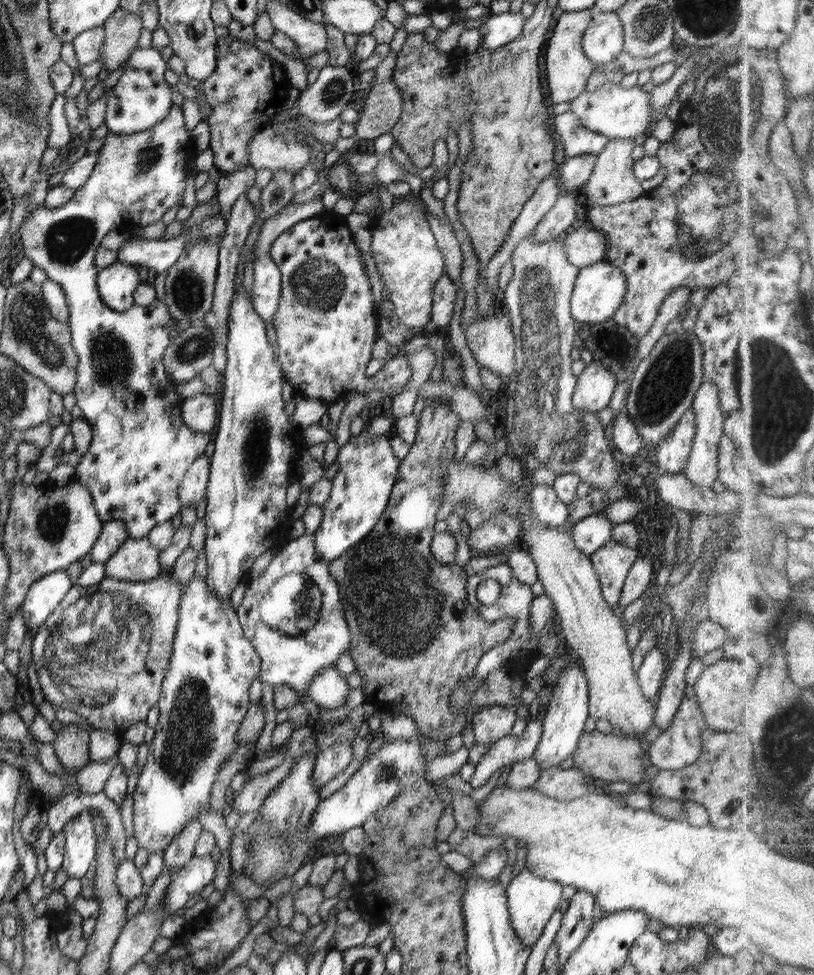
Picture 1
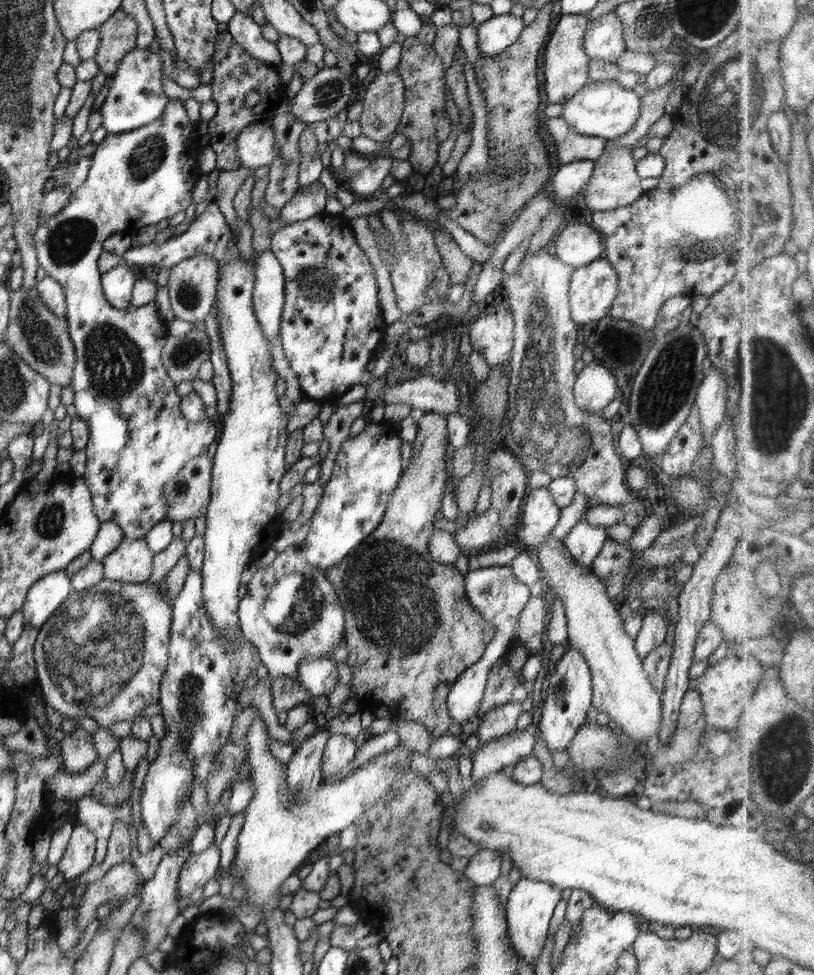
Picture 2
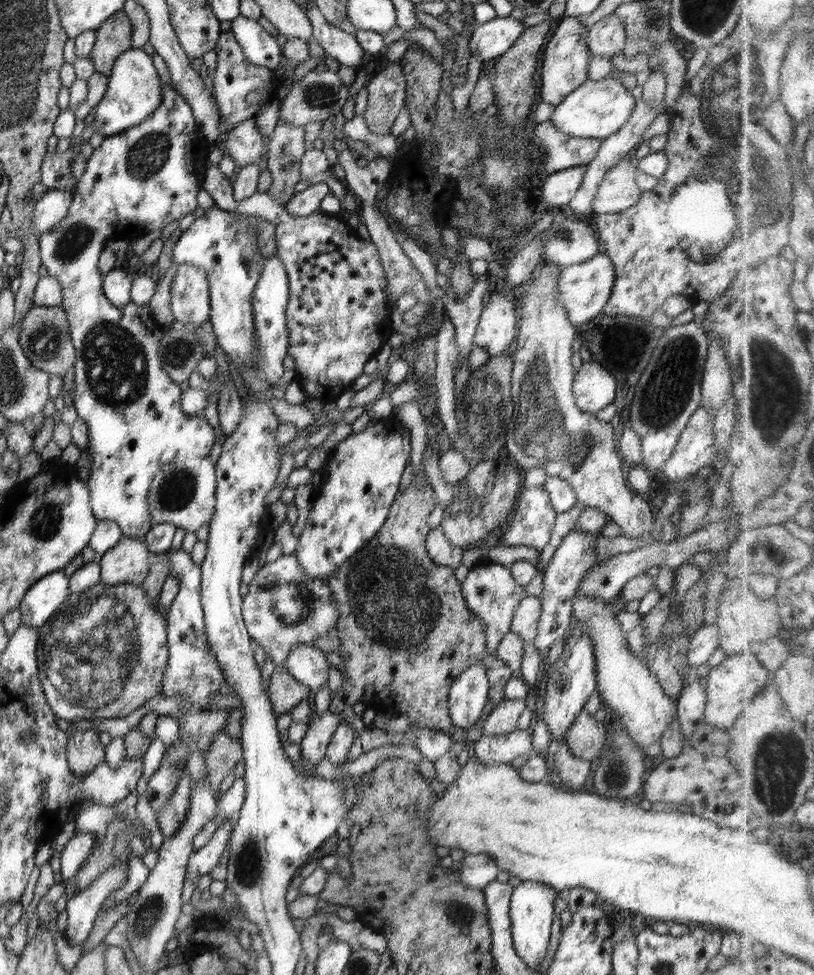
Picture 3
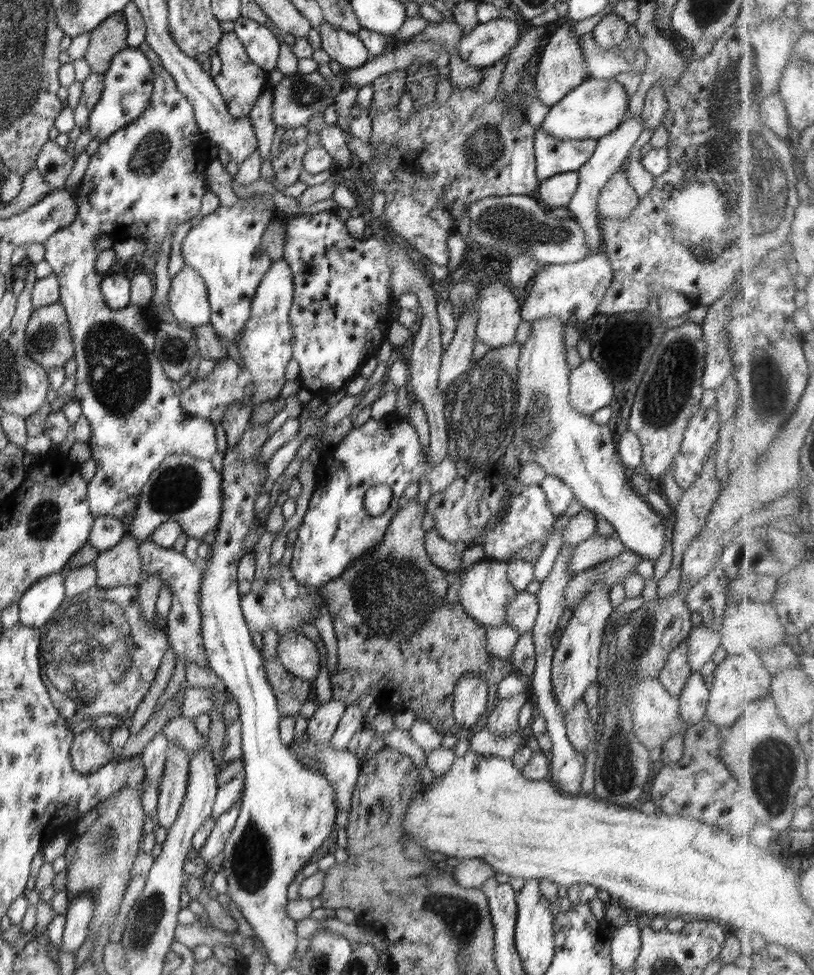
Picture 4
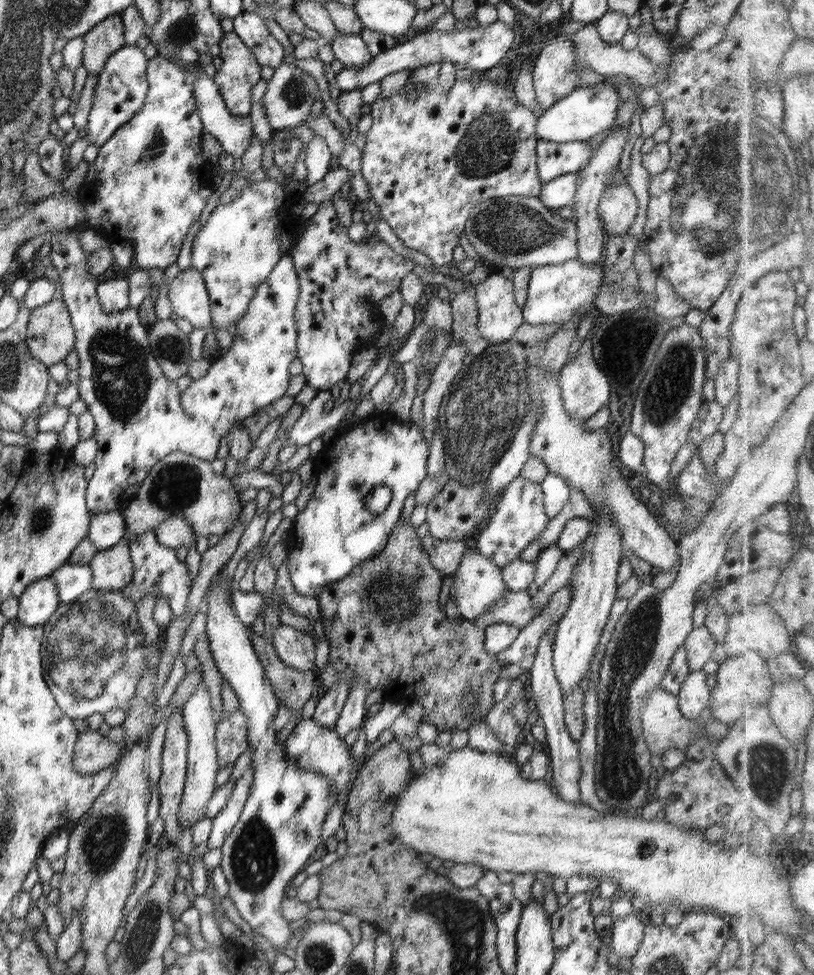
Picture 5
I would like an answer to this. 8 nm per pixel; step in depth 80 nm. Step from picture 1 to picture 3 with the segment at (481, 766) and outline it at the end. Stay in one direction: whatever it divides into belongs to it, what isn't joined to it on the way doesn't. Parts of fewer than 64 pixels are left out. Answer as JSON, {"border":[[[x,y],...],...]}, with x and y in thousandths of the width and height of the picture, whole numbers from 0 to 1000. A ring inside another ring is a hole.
{"border":[[[639,748],[620,754],[592,753],[590,758],[584,761],[582,771],[585,777],[595,786],[625,784],[636,775],[655,773],[652,753]]]}

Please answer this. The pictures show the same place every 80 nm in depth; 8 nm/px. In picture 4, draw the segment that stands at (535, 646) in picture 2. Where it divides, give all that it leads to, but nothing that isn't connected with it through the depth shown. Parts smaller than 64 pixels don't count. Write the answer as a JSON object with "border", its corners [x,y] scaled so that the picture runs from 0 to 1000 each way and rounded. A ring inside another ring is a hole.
{"border":[[[645,605],[636,607],[622,625],[622,641],[634,645],[638,651],[651,649],[655,647],[661,628],[660,611],[651,610]]]}

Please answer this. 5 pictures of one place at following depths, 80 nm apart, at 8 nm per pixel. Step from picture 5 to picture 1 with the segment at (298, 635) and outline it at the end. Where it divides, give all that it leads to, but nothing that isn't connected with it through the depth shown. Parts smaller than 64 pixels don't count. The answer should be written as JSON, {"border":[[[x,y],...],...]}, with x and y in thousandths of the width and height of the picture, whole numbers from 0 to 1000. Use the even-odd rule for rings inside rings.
{"border":[[[404,683],[394,685],[385,693],[377,712],[393,726],[410,729],[425,722],[424,714],[430,710],[430,707],[425,695],[414,688],[412,683]]]}

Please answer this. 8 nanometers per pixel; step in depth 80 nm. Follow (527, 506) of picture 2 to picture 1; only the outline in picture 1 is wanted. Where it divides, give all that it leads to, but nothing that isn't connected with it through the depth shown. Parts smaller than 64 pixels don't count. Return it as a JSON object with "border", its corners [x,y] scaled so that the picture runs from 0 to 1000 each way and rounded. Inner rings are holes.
{"border":[[[649,496],[649,498],[657,536],[674,541],[690,541],[699,529],[699,518],[682,507],[677,497]]]}

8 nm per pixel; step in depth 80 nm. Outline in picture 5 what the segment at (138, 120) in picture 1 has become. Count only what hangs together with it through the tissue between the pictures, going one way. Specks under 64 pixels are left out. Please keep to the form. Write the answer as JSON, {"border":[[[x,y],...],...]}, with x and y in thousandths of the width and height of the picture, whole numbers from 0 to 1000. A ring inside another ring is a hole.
{"border":[[[152,46],[144,51],[120,76],[120,87],[115,94],[115,106],[111,113],[106,133],[109,149],[127,150],[140,135],[160,124],[177,110],[182,94],[181,68],[183,61],[177,52],[168,47]]]}

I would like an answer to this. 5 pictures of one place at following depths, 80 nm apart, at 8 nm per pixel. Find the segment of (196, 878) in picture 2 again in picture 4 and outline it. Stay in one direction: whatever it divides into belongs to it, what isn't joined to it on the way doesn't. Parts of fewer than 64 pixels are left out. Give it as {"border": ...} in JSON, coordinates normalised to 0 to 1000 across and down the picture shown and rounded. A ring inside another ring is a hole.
{"border":[[[292,818],[287,827],[283,828],[270,839],[264,840],[264,846],[256,862],[253,862],[246,873],[237,876],[236,883],[256,888],[263,879],[275,873],[279,859],[284,856],[285,850],[290,845],[295,826],[296,818]]]}

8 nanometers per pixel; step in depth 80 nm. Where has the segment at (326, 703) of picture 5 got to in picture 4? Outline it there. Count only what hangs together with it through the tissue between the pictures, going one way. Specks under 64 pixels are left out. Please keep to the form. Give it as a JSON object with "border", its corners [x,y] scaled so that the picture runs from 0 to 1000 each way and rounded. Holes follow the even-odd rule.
{"border":[[[409,714],[402,722],[391,724],[383,736],[376,738],[380,759],[387,763],[404,763],[423,729],[425,725]]]}

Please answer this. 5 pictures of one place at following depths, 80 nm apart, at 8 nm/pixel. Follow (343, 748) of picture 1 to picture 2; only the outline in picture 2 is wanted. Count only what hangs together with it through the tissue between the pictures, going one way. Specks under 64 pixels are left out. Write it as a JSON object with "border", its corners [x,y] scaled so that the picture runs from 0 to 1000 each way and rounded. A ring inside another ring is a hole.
{"border":[[[405,754],[396,774],[396,796],[404,797],[431,784],[439,771],[437,766],[436,759],[428,754]]]}

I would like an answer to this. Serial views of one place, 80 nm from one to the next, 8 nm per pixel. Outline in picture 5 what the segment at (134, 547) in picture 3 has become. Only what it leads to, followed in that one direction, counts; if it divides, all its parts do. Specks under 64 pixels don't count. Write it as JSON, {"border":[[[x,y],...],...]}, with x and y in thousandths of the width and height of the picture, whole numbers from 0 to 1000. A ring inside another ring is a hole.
{"border":[[[150,553],[133,564],[120,565],[108,578],[113,586],[113,604],[125,607],[150,606],[162,598],[165,577],[158,556]]]}

